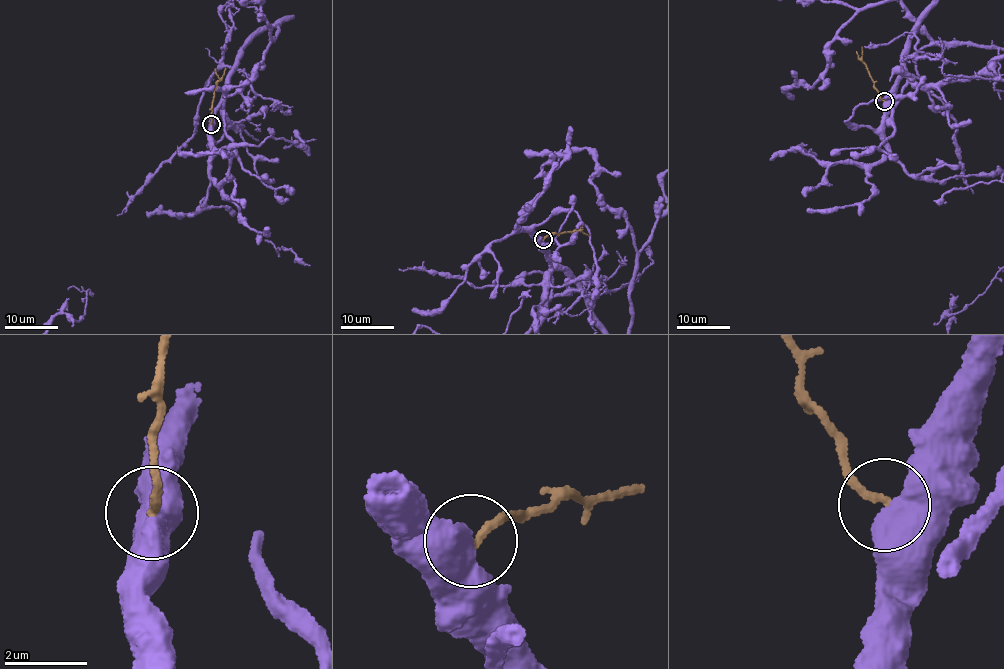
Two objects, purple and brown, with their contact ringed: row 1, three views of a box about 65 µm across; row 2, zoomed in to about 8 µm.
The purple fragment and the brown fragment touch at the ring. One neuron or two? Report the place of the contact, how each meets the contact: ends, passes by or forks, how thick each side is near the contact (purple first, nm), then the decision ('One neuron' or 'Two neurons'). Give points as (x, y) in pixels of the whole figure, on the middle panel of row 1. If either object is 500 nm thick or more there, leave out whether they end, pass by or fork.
Place: (543, 239). Thickness 700 nm (purple) against 200 nm. Two neurons

